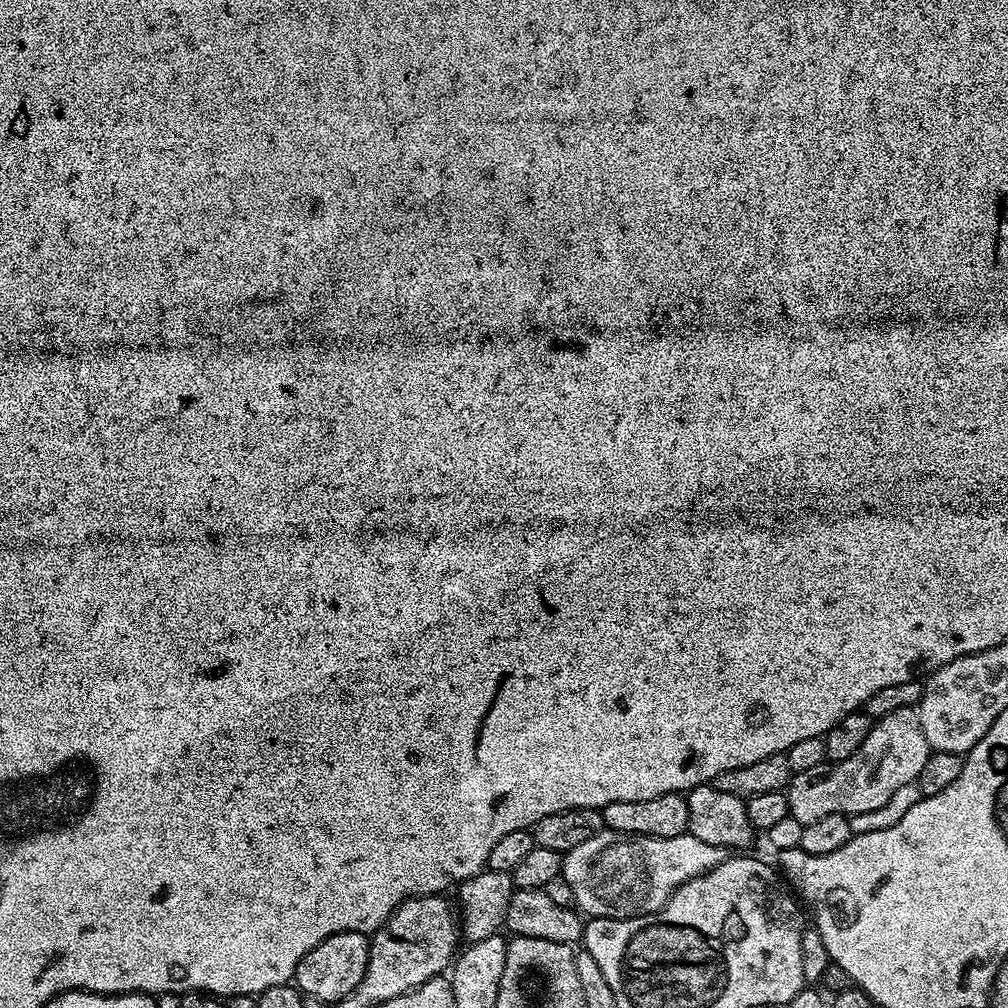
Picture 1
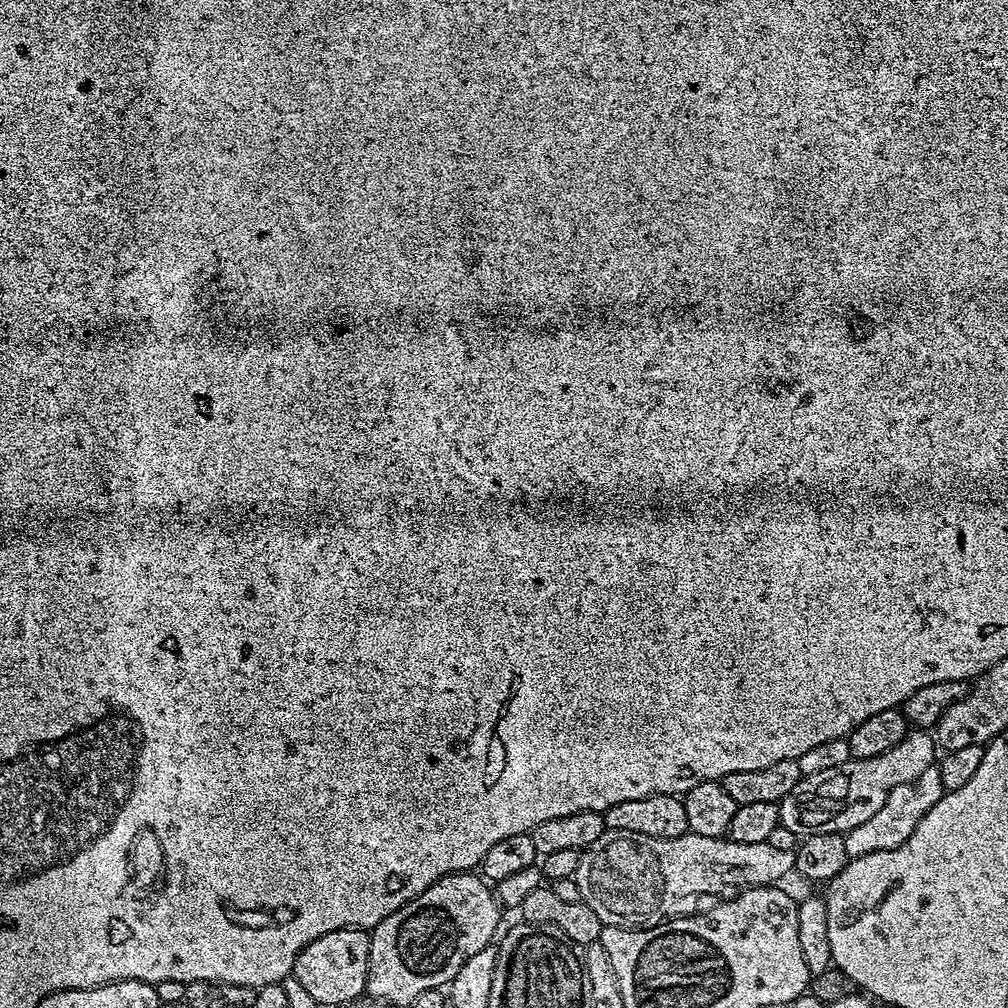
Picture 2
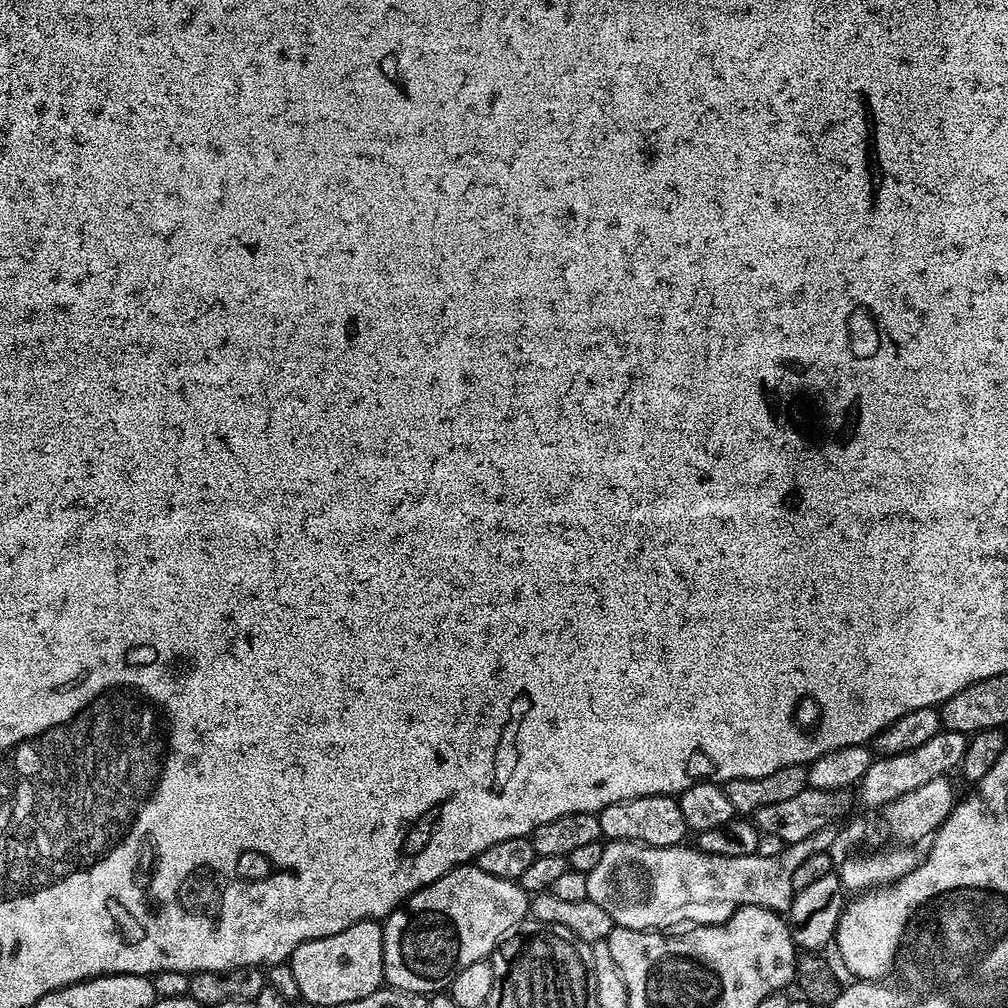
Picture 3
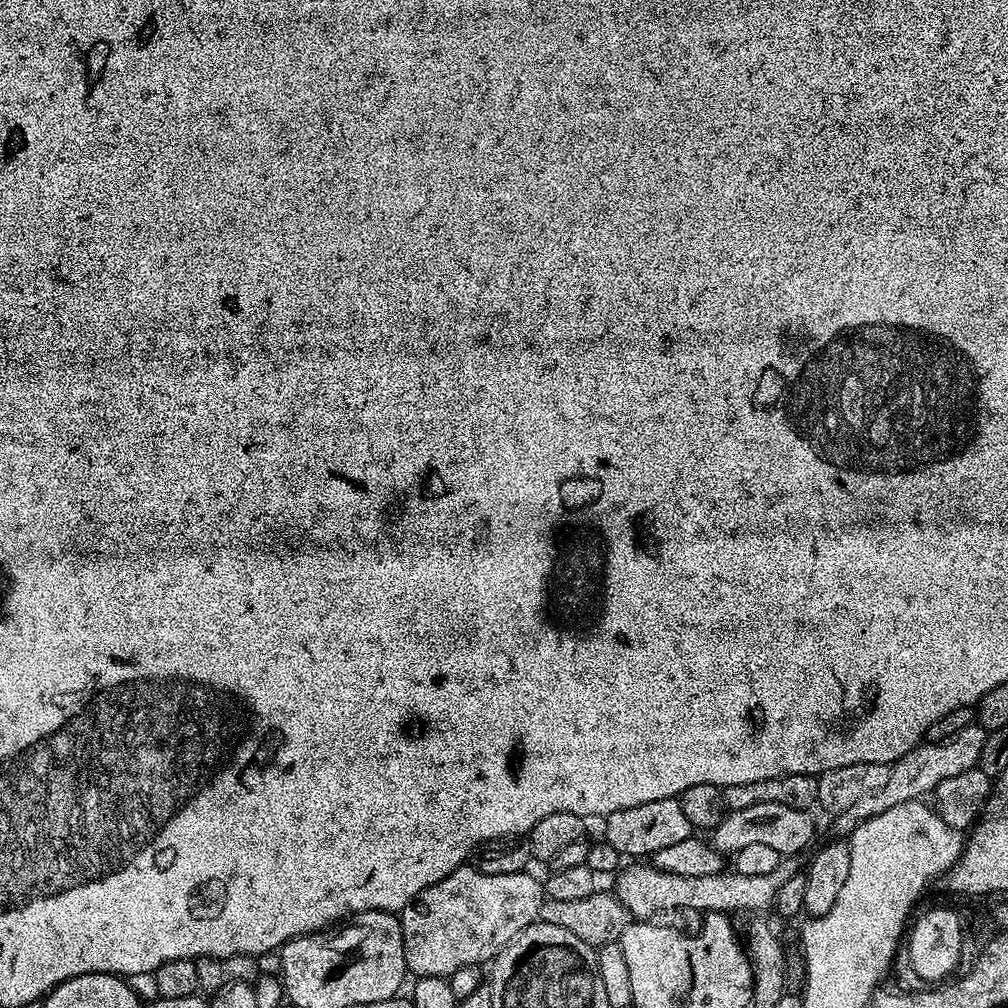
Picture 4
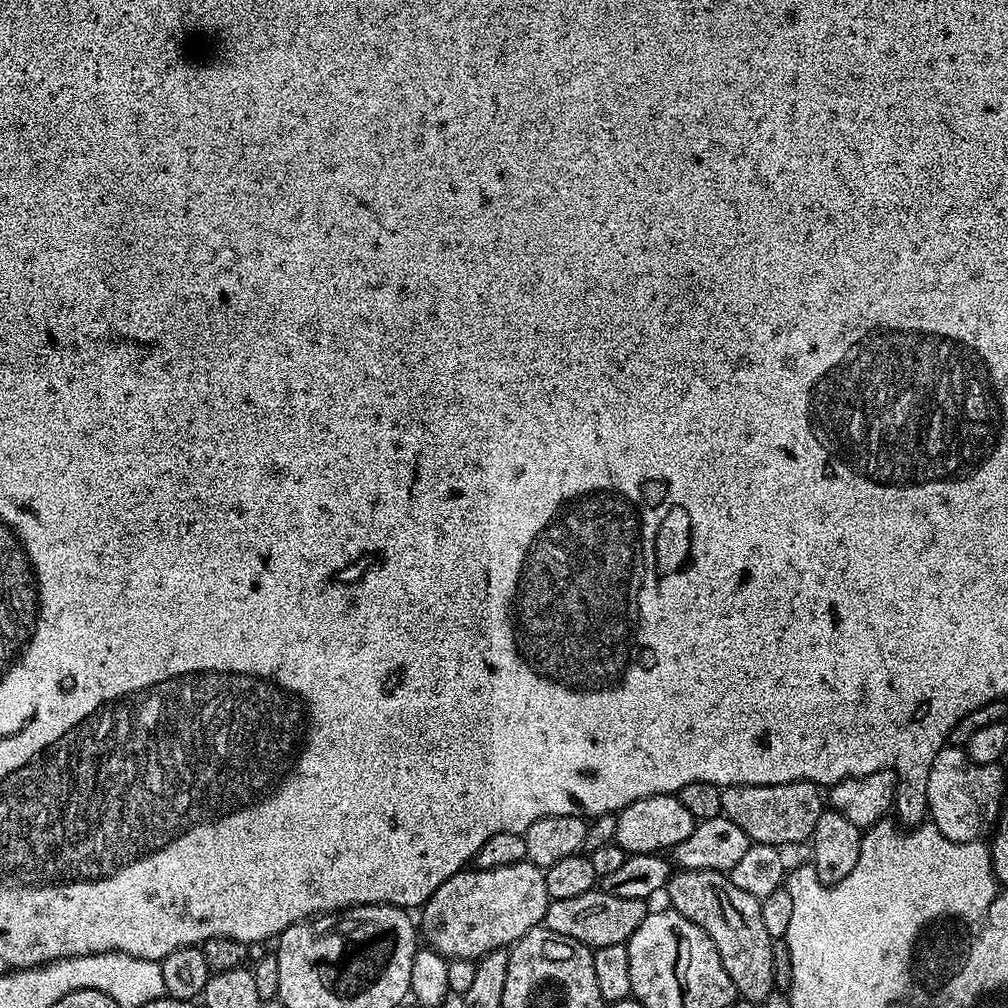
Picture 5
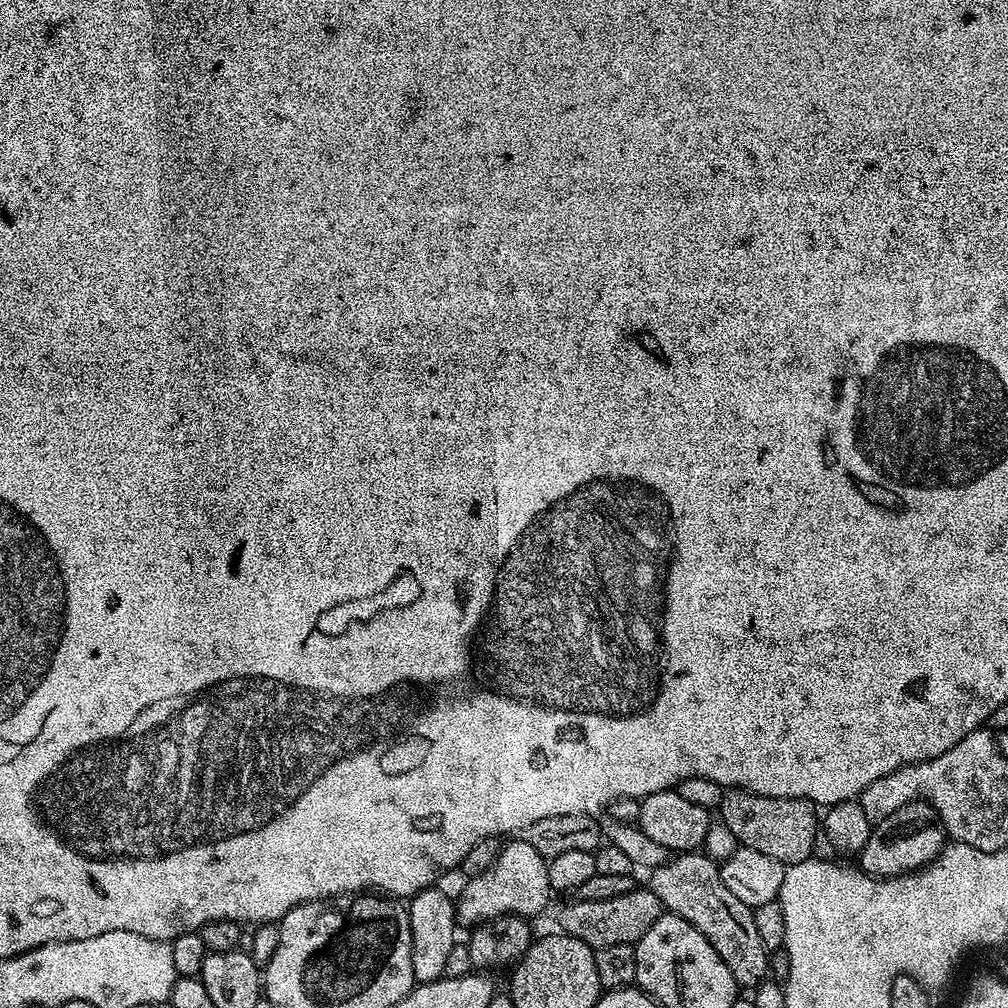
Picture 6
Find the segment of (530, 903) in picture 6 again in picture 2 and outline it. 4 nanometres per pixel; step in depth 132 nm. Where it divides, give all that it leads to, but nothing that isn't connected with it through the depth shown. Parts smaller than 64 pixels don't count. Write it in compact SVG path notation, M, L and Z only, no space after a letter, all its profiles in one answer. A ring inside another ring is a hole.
M471 871L454 872L451 876L435 880L429 888L422 890L422 894L394 910L394 914L390 914L381 924L371 929L367 995L376 1002L385 1000L388 1004L406 1006L417 1000L423 992L435 992L443 989L443 984L444 987L451 985L458 970L462 970L467 960L474 958L478 950L489 947L497 939L500 904L487 887L491 888Z

